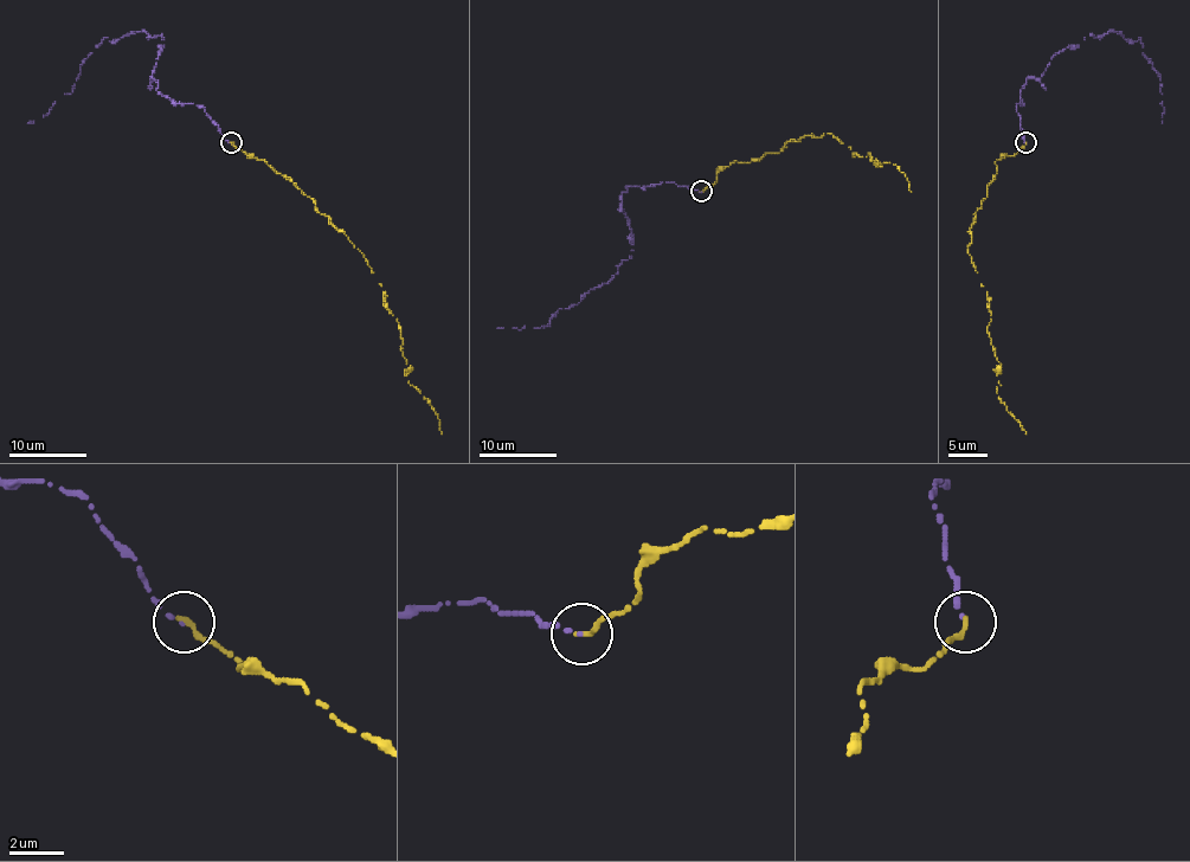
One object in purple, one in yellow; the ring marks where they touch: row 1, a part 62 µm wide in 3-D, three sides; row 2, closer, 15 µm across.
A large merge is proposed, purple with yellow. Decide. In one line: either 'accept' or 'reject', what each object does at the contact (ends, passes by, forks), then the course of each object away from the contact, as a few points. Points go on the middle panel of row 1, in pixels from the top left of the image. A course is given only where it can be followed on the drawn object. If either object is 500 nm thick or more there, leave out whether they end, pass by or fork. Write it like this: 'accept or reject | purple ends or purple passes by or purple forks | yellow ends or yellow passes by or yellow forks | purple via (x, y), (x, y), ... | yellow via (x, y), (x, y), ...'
accept | purple ends | yellow ends | purple via (701, 192), (671, 182), (625, 186), (622, 207), (631, 256), (613, 275), (559, 308), (546, 326), (497, 328) | yellow via (701, 192), (734, 161), (759, 161), (789, 141), (831, 134), (855, 155), (889, 162), (911, 192)

